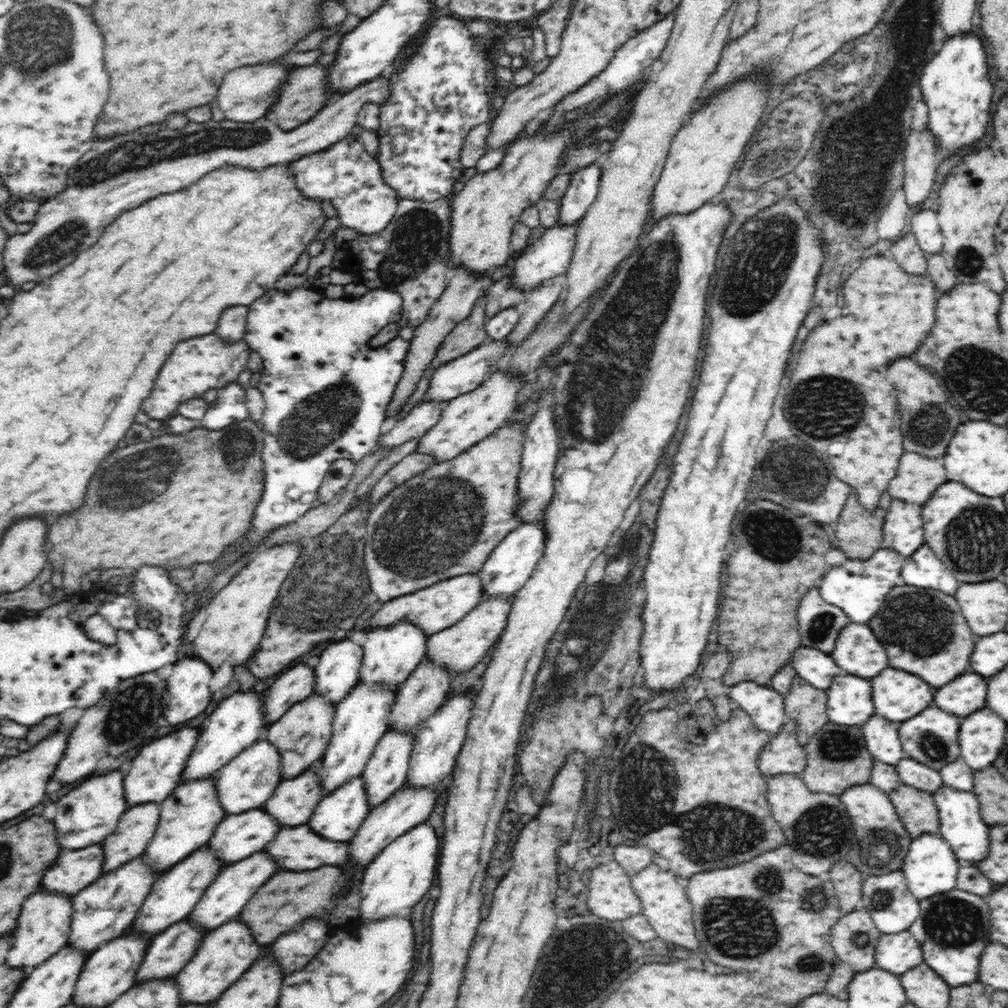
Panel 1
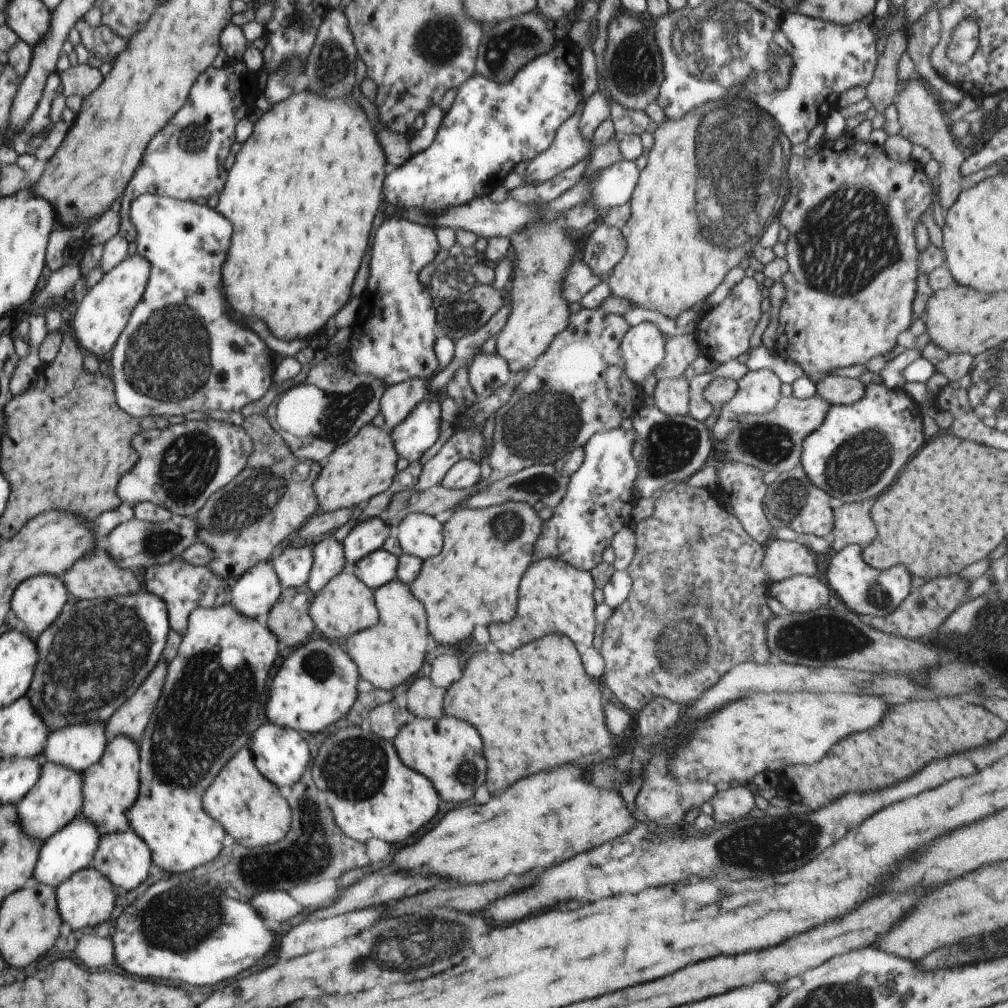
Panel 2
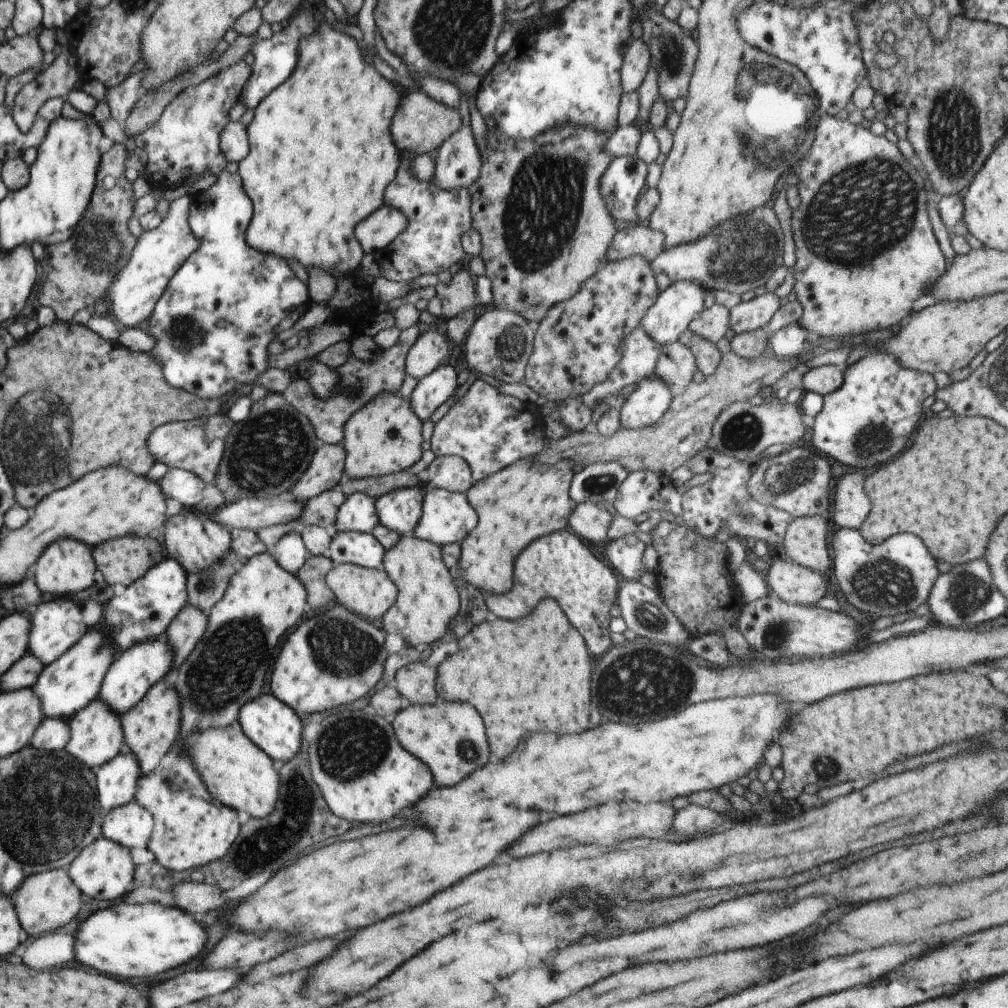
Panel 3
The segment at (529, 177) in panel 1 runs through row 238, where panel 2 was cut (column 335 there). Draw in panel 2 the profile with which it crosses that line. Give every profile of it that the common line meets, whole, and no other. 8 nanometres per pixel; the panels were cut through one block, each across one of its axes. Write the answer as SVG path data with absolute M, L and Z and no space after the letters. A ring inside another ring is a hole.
M368 423L354 438L337 446L322 465L322 470L313 484L319 505L326 512L352 509L365 505L373 496L383 493L397 473L399 454L394 448L390 431Z

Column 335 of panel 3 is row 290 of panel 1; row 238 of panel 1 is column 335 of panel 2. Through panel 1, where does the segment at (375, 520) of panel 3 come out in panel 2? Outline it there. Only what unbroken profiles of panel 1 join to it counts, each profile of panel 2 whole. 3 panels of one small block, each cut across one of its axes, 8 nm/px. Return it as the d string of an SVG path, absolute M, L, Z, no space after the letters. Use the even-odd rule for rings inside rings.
M334 534L325 535L312 549L313 565L306 586L316 594L327 582L347 569L347 560L343 544L336 540Z

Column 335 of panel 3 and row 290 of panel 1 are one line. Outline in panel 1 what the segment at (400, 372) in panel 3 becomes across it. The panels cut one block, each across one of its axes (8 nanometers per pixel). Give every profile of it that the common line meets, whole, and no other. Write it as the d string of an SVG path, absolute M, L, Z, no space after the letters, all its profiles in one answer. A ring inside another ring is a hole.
M451 195L432 202L401 198L387 228L369 235L359 233L354 240L343 245L345 258L342 270L353 276L354 283L364 284L368 290L382 288L396 291L403 300L402 318L378 331L369 340L372 348L380 348L390 342L404 326L420 326L447 287L449 275L455 267L448 257L451 199Z

